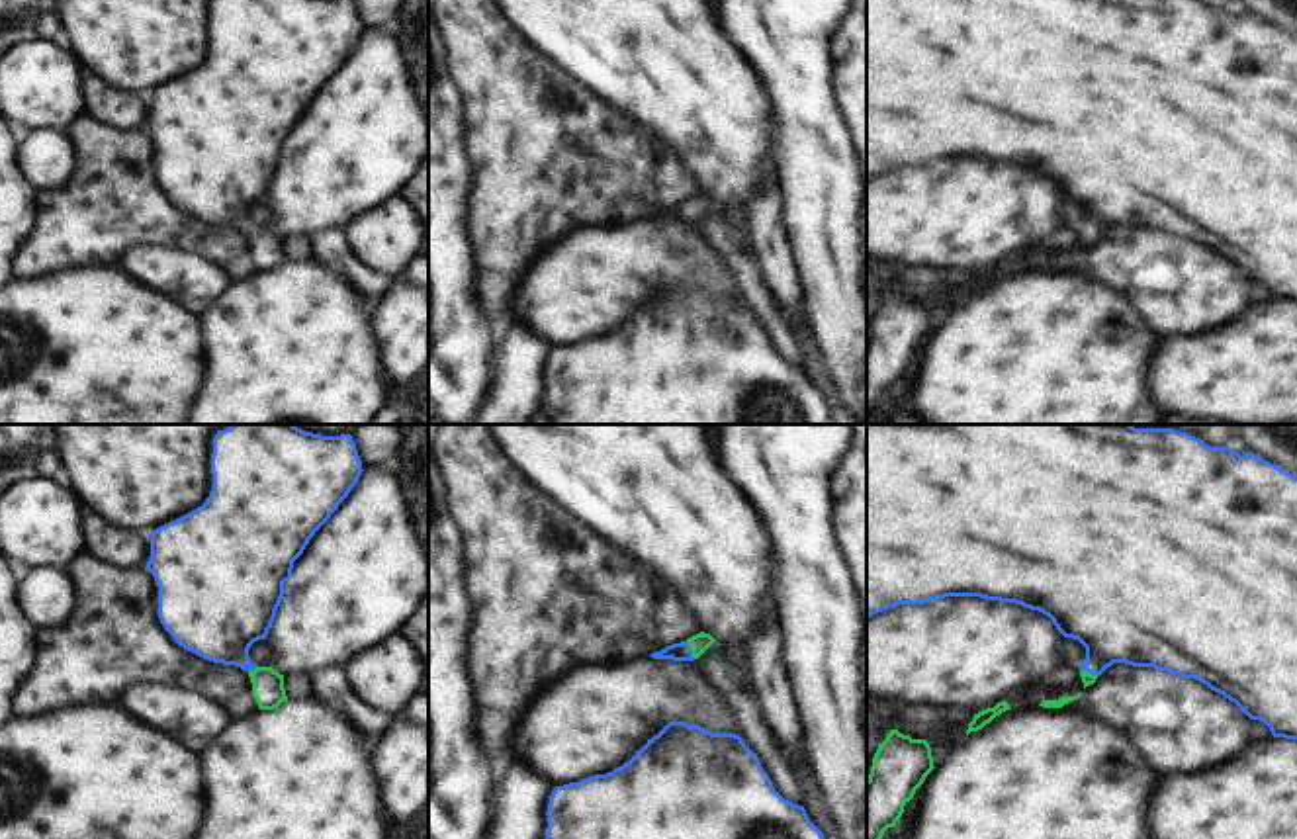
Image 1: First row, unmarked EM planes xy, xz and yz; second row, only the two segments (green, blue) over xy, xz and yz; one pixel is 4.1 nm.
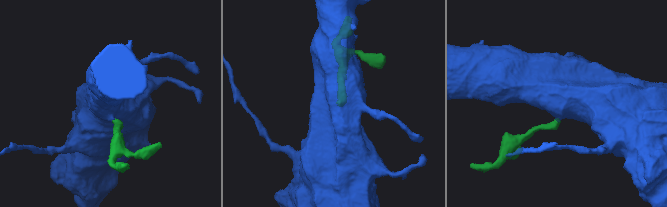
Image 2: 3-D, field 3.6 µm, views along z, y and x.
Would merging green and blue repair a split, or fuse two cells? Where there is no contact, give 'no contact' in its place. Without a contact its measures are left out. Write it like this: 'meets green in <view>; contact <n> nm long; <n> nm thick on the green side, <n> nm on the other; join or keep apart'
meets green in xz; contact 80 nm long; 80 nm thick on the green side, 80 nm on the other; join

